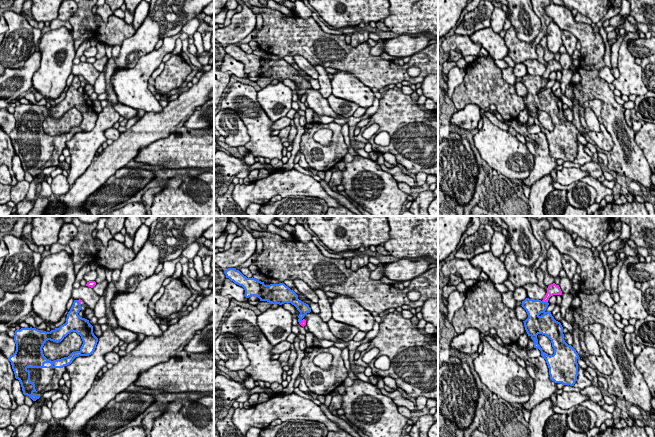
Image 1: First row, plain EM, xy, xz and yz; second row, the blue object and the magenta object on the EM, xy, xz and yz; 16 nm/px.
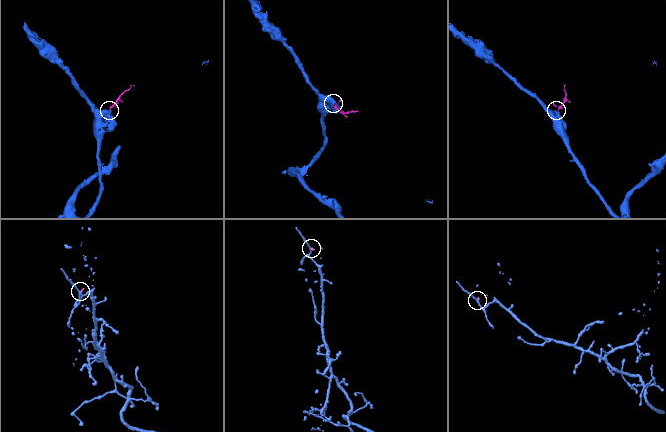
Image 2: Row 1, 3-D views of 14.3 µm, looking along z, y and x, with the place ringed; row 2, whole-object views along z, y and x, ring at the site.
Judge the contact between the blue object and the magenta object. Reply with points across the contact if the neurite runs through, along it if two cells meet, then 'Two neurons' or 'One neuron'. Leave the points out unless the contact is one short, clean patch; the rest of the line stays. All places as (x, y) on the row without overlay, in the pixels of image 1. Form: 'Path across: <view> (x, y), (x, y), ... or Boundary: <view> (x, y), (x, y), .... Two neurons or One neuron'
Boundary: yz (542, 76), (547, 78). Two neurons

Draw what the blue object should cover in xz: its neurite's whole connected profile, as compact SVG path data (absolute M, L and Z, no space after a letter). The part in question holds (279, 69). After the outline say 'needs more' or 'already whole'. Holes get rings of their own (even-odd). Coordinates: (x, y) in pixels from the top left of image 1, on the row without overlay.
M228 44L224 49L226 54L244 64L246 74L256 72L260 77L267 77L271 80L291 79L294 81L300 88L298 92L299 100L301 100L304 92L311 88L309 81L299 76L298 71L284 59L265 61L264 58L253 53L247 54L235 44Z; already whole

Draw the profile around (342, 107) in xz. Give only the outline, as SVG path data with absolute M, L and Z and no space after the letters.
M333 94L327 98L329 106L332 110L344 118L348 118L353 116L354 112L358 109L358 105L354 102L344 100L342 98L338 98Z

